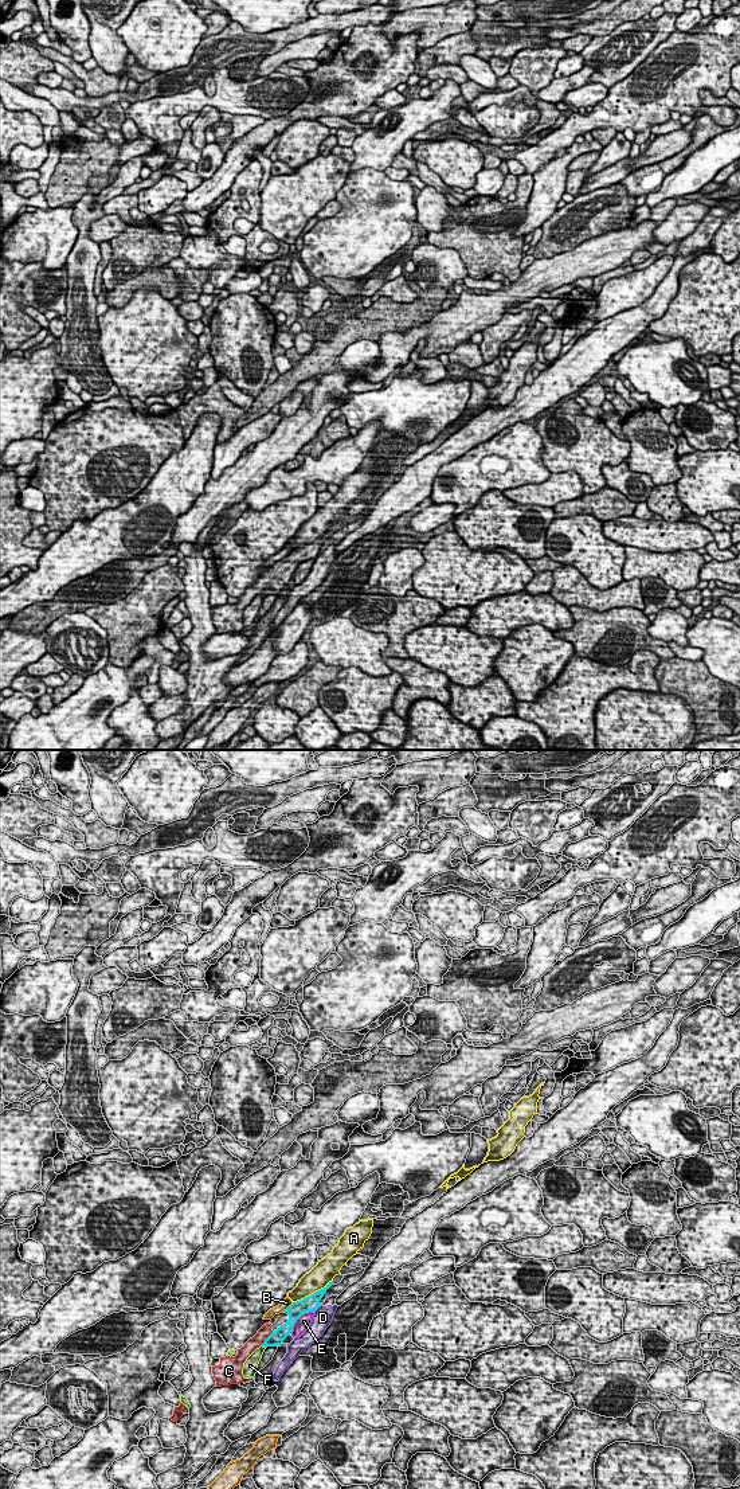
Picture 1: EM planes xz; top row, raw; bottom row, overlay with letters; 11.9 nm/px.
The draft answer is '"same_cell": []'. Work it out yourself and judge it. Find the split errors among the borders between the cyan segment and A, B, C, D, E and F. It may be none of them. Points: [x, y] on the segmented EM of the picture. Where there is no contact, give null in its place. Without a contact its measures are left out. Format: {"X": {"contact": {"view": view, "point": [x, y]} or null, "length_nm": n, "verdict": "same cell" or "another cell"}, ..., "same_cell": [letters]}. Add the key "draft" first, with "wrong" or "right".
{"draft": "wrong", "A": {"contact": {"view": "xz", "point": [312, 1294]}, "length_nm": 550, "verdict": "another cell"}, "B": {"contact": {"view": "xz", "point": [289, 1306]}, "length_nm": 190, "verdict": "another cell"}, "C": {"contact": {"view": "xz", "point": [266, 1339]}, "length_nm": 220, "verdict": "same cell"}, "D": {"contact": {"view": "xz", "point": [317, 1308]}, "length_nm": 110, "verdict": "another cell"}, "E": {"contact": {"view": "xz", "point": [298, 1317]}, "length_nm": 400, "verdict": "another cell"}, "F": {"contact": {"view": "xz", "point": [263, 1345]}, "length_nm": 70, "verdict": "another cell"}, "same_cell": ["C"]}

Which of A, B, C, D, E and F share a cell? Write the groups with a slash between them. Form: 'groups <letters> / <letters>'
groups A / B / C / D / E / F

